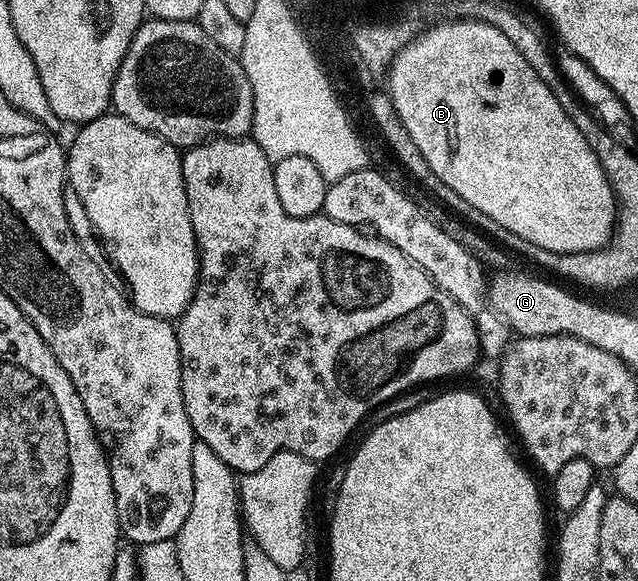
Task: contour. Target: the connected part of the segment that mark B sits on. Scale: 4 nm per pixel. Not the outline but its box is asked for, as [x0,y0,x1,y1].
[387,19,617,252]

